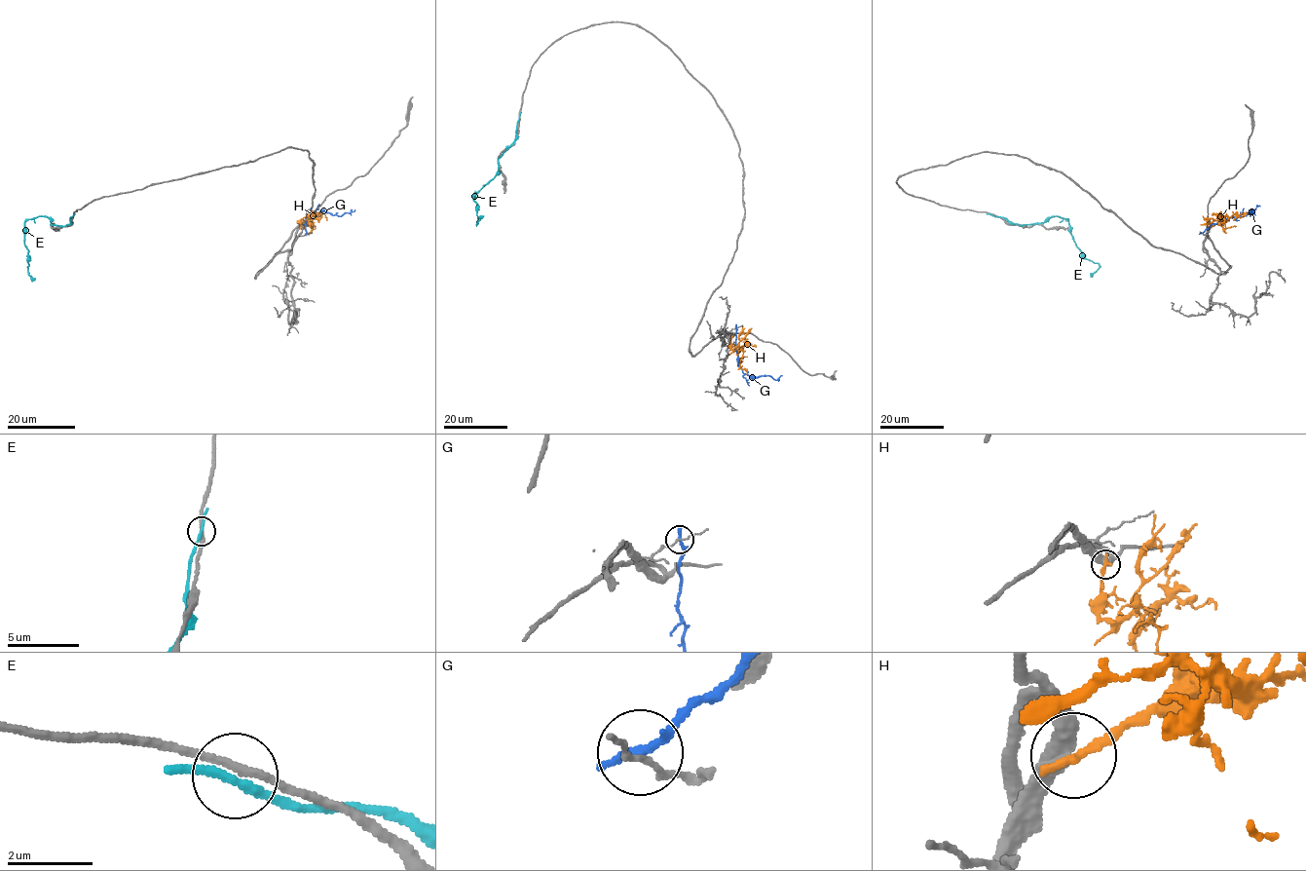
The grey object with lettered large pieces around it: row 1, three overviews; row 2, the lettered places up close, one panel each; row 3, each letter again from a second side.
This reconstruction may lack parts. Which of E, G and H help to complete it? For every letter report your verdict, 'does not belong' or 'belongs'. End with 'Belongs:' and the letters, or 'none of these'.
E: does not belong
G: does not belong
H: does not belong
Belongs: none of these

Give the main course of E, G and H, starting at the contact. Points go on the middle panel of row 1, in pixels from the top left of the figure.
E: (519, 117), (515, 141), (500, 158), (499, 170), (474, 194), (476, 224), (483, 215)
G: (735, 327), (738, 362), (742, 371), (751, 375), (770, 375), (776, 380), (782, 375)
H: (731, 337), (730, 348), (739, 349), (739, 366), (747, 375)

